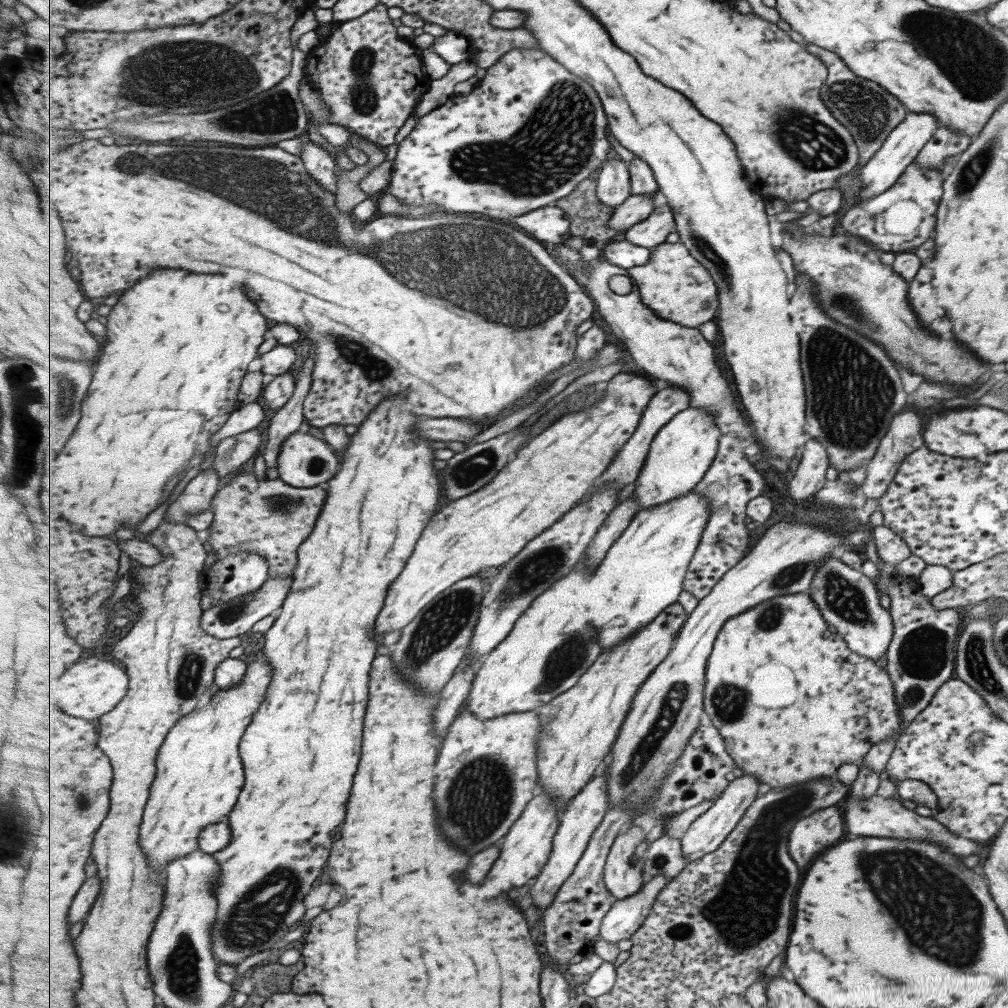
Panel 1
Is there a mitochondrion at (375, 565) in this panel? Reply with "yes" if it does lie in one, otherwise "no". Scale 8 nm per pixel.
no

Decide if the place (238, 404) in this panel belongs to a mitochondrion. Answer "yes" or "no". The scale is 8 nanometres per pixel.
no

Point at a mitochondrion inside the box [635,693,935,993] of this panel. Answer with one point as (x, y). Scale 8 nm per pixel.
(756, 858)

